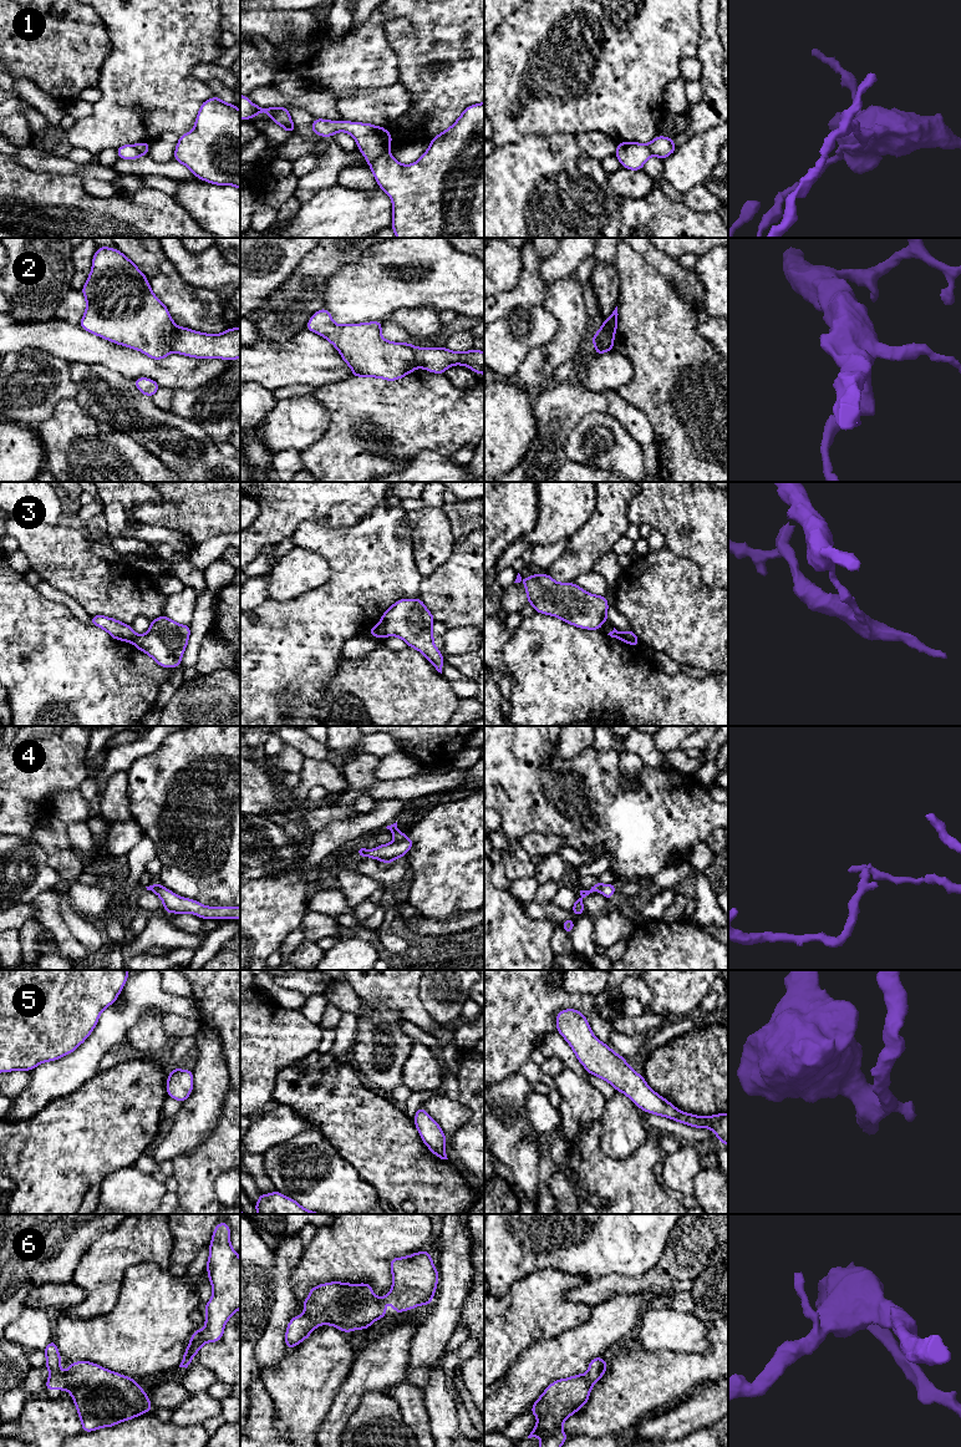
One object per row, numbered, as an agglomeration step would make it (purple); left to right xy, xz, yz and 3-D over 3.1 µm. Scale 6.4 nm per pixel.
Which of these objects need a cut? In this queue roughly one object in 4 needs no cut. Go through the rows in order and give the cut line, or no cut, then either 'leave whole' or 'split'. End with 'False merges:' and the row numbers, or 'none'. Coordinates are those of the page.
1: cut in xz along (389, 152), (379, 156), (369, 164); split
2: cut in xy along (176, 326), (172, 334), (172, 350); split
3: cut in yz along (620, 633), (631, 644); split
4: cut in xz along (405, 836), (395, 841); split
5: no cut; leave whole
6: no cut; leave whole
False merges: 1, 2, 3, 4

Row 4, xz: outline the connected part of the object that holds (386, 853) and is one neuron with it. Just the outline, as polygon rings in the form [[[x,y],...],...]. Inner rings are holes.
[[[405,837],[402,841],[395,841],[388,844],[380,844],[371,851],[359,847],[357,857],[368,857],[377,860],[382,860],[386,865],[392,863],[396,858],[402,858],[413,846],[413,841]]]

